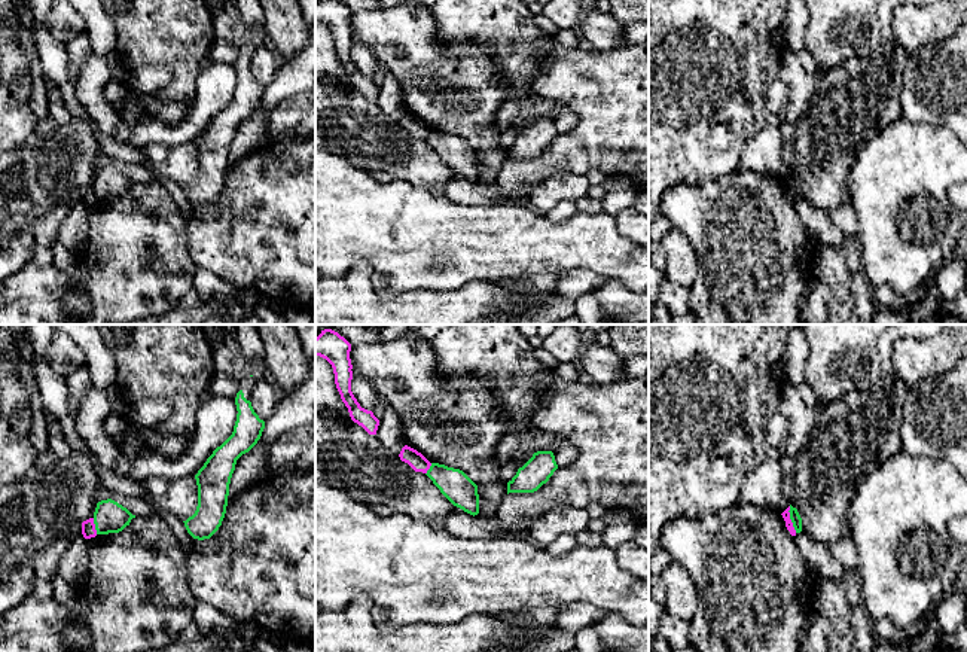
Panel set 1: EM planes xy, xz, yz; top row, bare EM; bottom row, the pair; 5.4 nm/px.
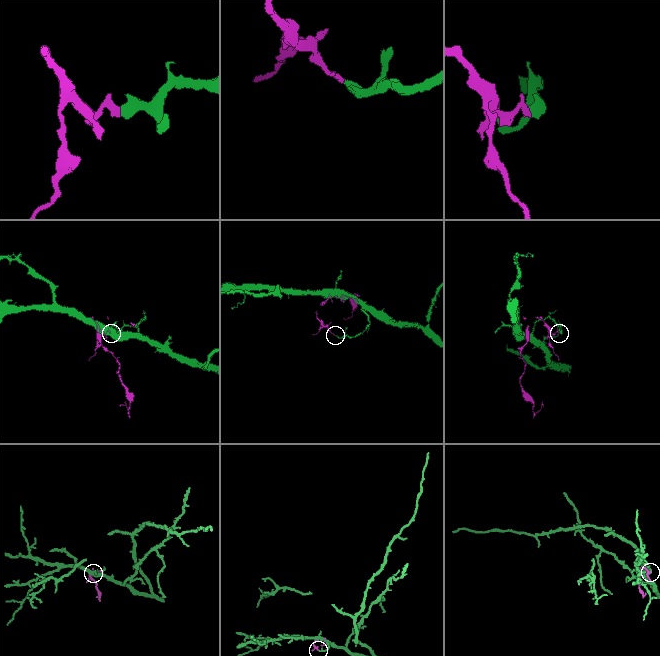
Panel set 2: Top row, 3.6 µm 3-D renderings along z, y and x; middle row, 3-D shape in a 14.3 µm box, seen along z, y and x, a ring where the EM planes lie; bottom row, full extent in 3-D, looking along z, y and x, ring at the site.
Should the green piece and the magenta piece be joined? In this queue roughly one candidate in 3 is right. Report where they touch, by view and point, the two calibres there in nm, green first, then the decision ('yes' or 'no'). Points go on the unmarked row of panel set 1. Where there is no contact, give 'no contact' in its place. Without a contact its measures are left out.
yz (790, 185) | 60/50 nm | no

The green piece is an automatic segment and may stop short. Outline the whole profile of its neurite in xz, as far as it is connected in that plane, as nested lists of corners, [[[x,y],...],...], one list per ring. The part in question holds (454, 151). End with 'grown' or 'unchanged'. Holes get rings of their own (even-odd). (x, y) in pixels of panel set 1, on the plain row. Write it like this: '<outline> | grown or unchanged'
[[[431,130],[425,141],[454,173],[473,183],[479,180],[478,152],[463,137]]] | unchanged

